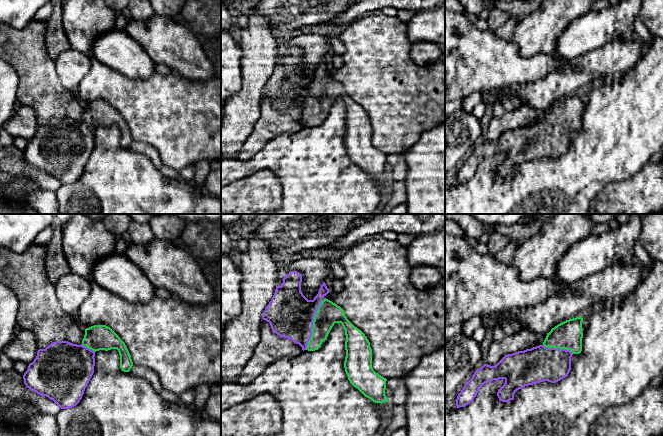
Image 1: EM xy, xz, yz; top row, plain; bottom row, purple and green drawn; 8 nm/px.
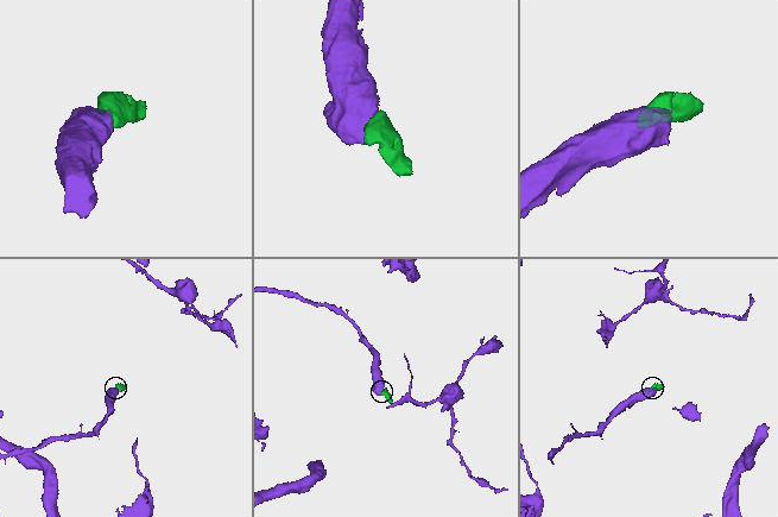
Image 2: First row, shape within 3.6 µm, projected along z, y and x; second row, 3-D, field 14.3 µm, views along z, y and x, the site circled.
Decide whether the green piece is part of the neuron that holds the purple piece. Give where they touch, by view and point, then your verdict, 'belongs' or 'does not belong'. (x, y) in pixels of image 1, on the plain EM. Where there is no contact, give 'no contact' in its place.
meets purple in xz at (312, 101); belongs

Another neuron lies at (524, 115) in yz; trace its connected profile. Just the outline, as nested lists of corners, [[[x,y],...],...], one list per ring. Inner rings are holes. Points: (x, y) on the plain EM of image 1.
[[[521,103],[513,111],[505,111],[502,117],[489,122],[486,140],[495,142],[505,131],[543,121],[547,110],[537,110]]]

